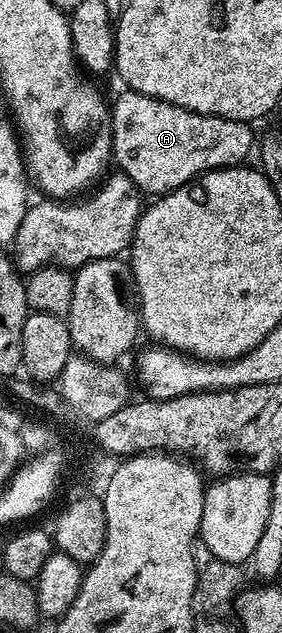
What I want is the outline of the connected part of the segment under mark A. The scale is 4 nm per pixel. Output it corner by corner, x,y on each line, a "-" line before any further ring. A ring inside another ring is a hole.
126,88
118,99
113,99
110,126
114,130
113,161
118,162
117,169
126,174
138,187
139,191
150,193
150,196
161,196
170,190
180,188
185,182
208,170
220,170
228,166
237,166
247,161
254,134
245,122
231,118
217,118
211,114
198,114
195,110
185,110
171,102
165,102
152,96

